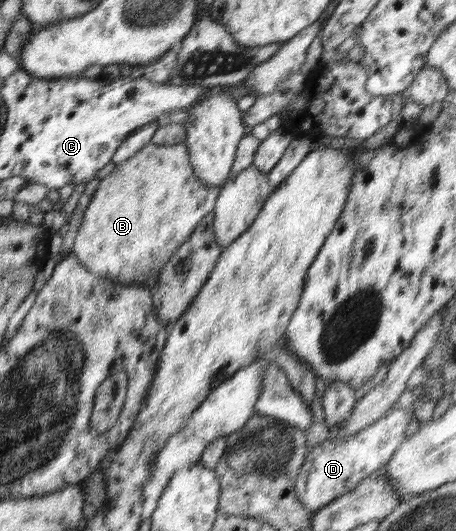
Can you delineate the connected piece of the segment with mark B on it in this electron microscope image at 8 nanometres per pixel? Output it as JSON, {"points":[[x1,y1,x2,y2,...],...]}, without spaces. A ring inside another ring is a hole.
{"points":[[183,142,178,143,178,145,168,145,168,147,156,147,156,145,152,144,146,145,134,157,124,163,120,162,116,164,114,171,108,177,102,179,102,183,98,185,94,192,92,201,90,201,88,208,84,211,84,217,77,231,71,253,78,258,81,265,87,268,88,271,100,277,110,278,115,284,128,286,136,283,144,283,144,279,150,275,151,271,162,269,163,265,170,259,170,256,192,235,192,232,196,229,200,221,202,221,202,218,213,212,220,190,220,185,206,186,196,179,189,161,187,148]]}

